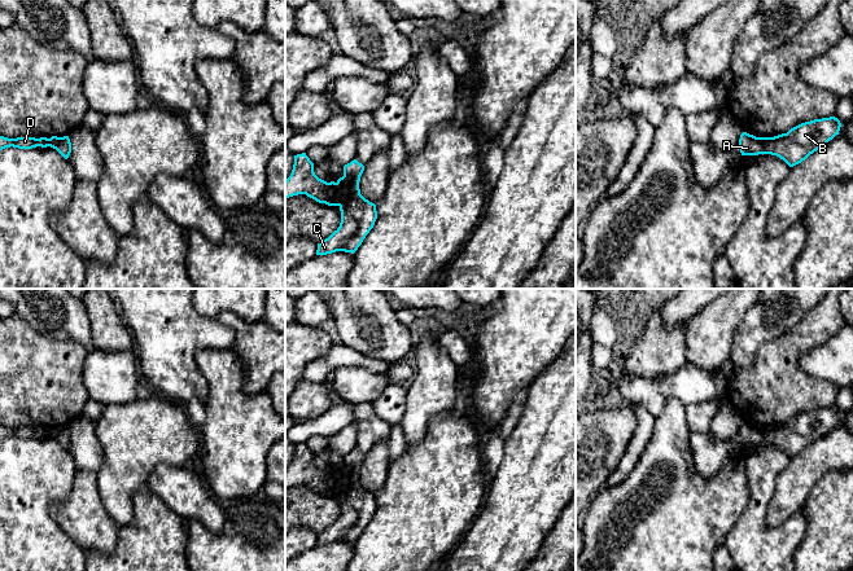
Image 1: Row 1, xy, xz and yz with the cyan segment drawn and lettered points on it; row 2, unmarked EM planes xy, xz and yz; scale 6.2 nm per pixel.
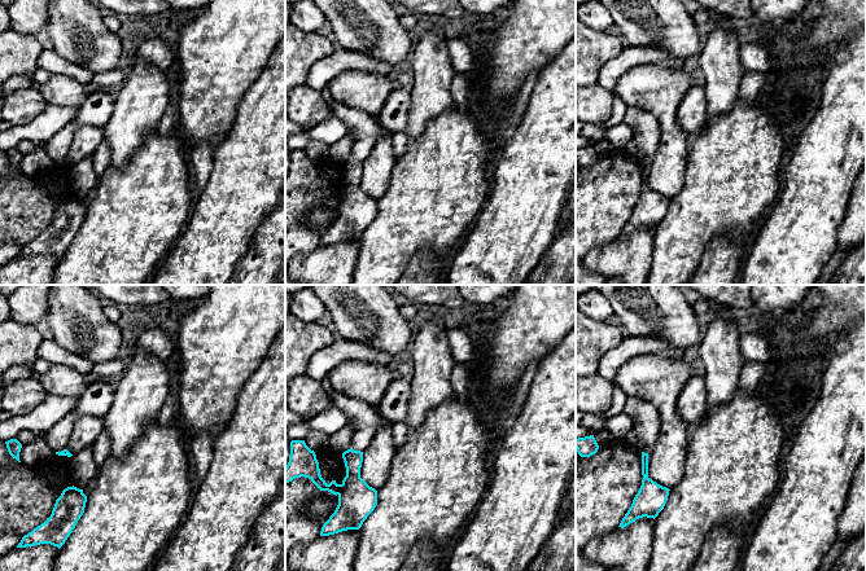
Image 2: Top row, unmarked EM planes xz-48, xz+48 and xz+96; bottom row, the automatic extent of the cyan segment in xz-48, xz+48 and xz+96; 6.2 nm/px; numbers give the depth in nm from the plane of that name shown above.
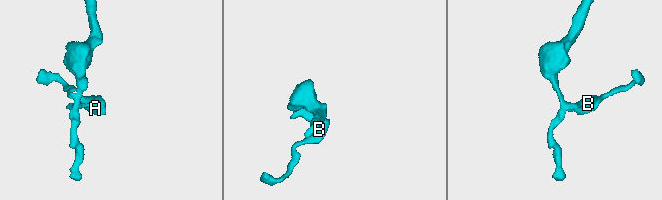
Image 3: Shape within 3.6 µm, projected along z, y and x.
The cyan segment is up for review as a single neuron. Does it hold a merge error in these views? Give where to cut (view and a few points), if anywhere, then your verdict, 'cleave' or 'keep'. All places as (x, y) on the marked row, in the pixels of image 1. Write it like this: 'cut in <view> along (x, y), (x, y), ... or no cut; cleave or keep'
cut in xz along (344, 176), (349, 185), (349, 197), (340, 206); cleave

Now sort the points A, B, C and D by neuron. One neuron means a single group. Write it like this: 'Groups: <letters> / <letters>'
Groups: A B C / D

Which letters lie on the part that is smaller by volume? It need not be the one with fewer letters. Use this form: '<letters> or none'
A, B, C

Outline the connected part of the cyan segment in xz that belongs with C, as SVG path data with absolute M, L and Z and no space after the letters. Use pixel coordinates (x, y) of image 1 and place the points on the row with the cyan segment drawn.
M356 159L344 166L344 177L349 181L349 198L340 206L340 227L323 242L318 243L316 255L336 251L354 254L377 219L376 205L360 194L359 181L364 166Z

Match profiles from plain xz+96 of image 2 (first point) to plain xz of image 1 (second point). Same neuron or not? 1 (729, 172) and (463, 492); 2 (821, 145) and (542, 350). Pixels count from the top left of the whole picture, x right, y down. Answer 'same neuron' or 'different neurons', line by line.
1: same neuron
2: different neurons

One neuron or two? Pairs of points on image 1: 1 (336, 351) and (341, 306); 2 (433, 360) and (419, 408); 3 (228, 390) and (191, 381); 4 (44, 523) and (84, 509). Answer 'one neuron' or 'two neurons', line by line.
1: two neurons
2: one neuron
3: two neurons
4: two neurons

